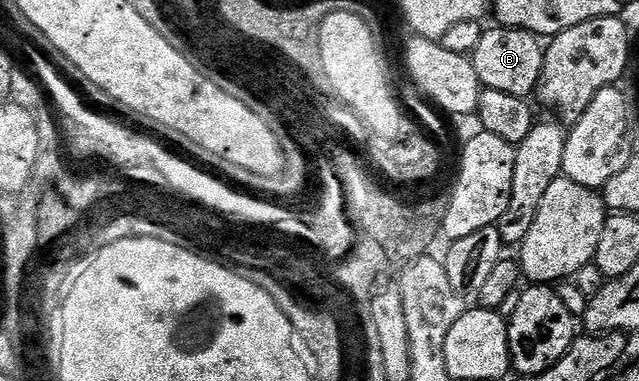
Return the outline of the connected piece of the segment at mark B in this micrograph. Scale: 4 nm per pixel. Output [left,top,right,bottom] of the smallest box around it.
[470,28,545,98]

